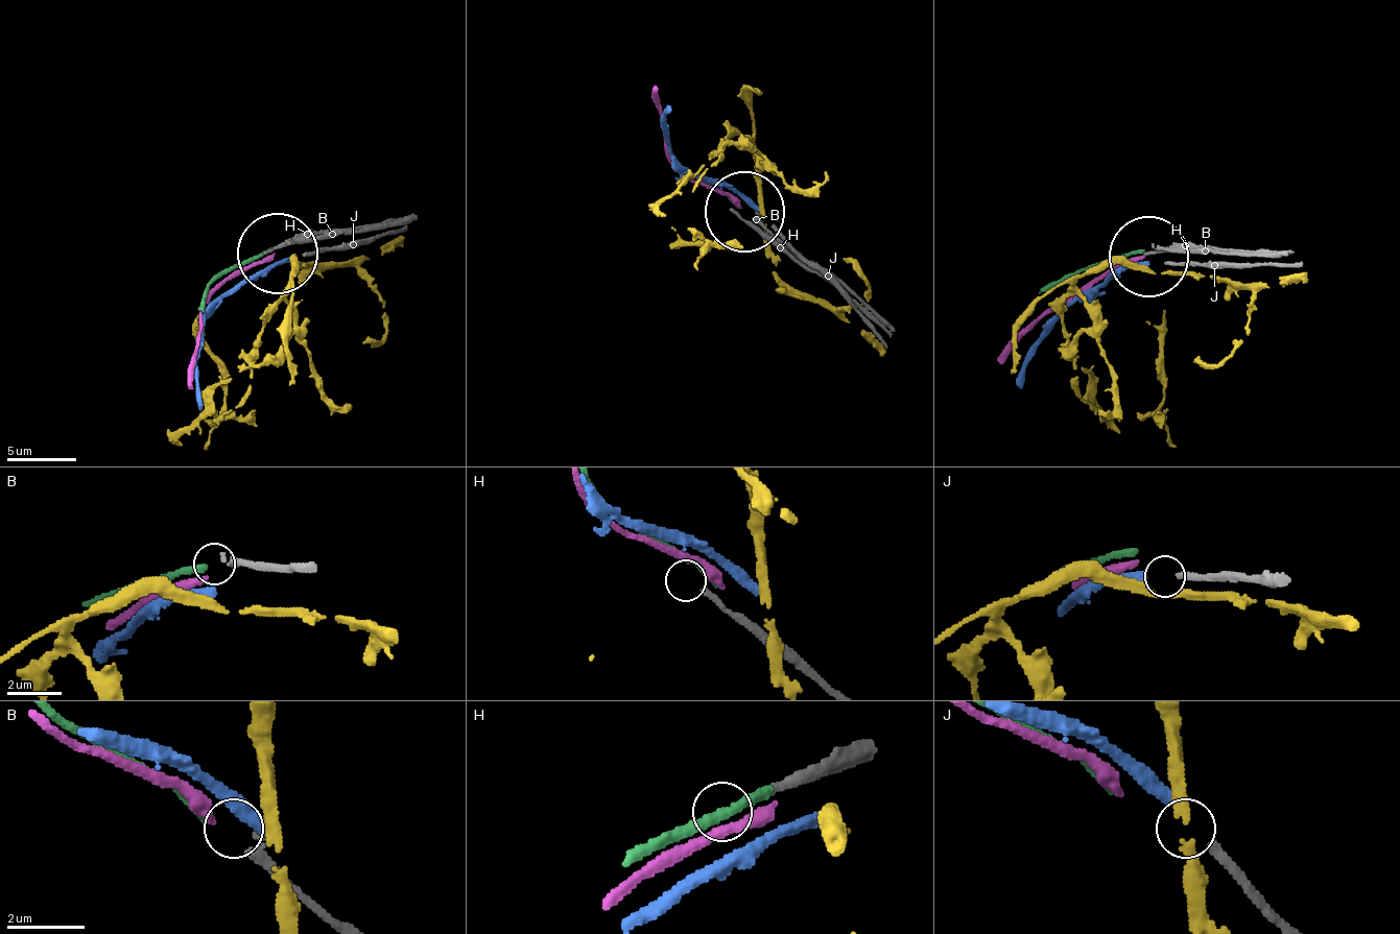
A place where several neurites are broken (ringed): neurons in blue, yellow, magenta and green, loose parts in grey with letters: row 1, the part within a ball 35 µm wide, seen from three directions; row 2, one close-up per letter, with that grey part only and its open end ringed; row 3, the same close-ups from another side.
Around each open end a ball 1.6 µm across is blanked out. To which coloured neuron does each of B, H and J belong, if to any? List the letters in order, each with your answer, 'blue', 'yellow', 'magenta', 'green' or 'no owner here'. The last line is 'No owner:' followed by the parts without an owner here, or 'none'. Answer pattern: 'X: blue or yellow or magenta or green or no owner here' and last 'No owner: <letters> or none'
B: green
H: no owner here
J: blue
No owner: H

